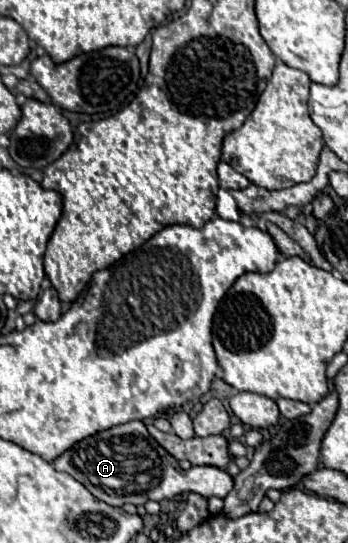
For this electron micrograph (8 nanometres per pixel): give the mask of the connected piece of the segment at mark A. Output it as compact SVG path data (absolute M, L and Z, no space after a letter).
M139 420L119 424L83 438L61 456L57 456L53 466L59 472L71 474L95 498L111 506L123 506L127 502L139 506L147 500L161 502L165 498L171 500L183 492L197 492L205 498L225 498L235 484L235 478L217 466L191 466L187 472L181 470L177 460L151 438L145 424Z

